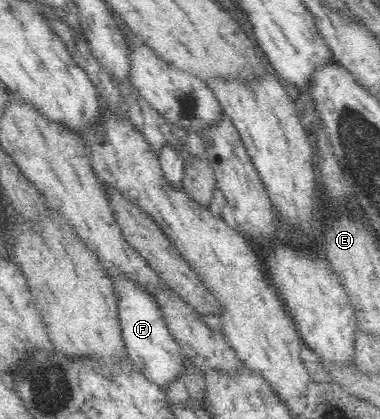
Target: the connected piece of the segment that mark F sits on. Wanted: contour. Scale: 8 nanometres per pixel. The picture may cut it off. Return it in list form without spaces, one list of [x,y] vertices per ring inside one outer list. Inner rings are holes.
[[[107,269],[107,272],[116,300],[119,330],[121,330],[122,341],[127,346],[127,356],[145,371],[147,378],[152,378],[156,383],[164,386],[177,374],[183,358],[183,351],[173,339],[172,331],[165,322],[164,311],[143,282],[137,282],[134,276],[125,274],[124,271]]]

